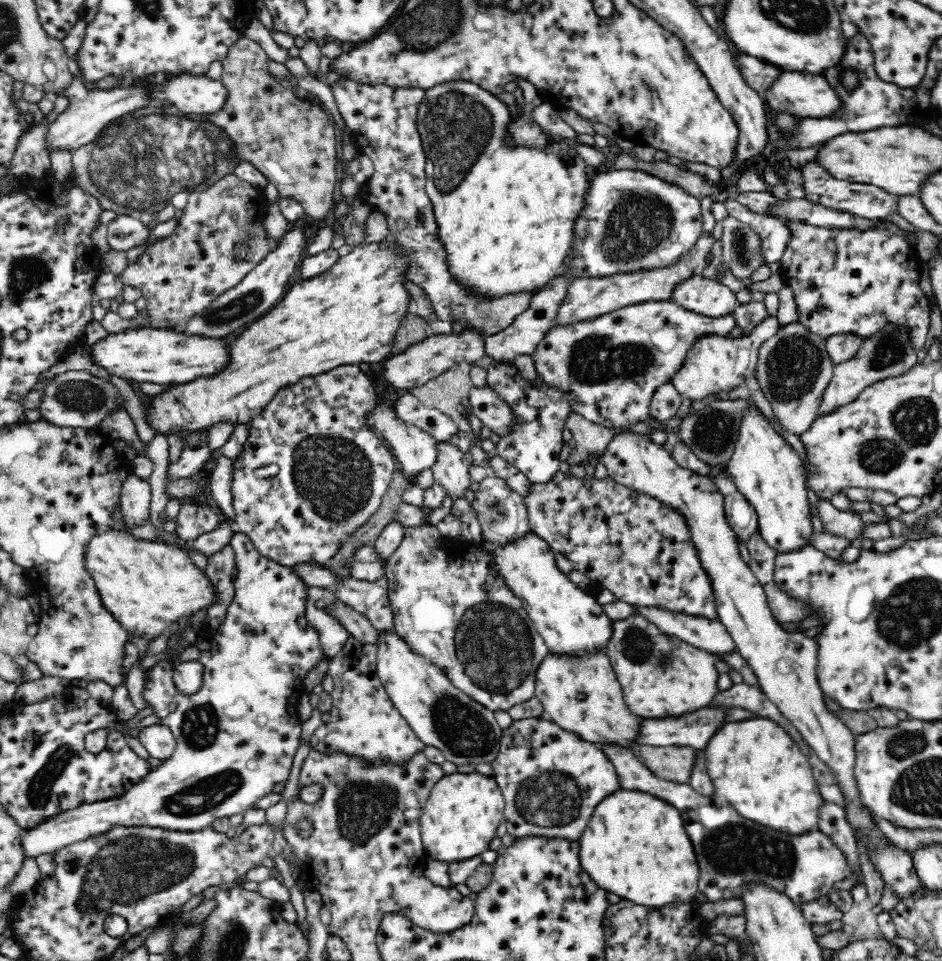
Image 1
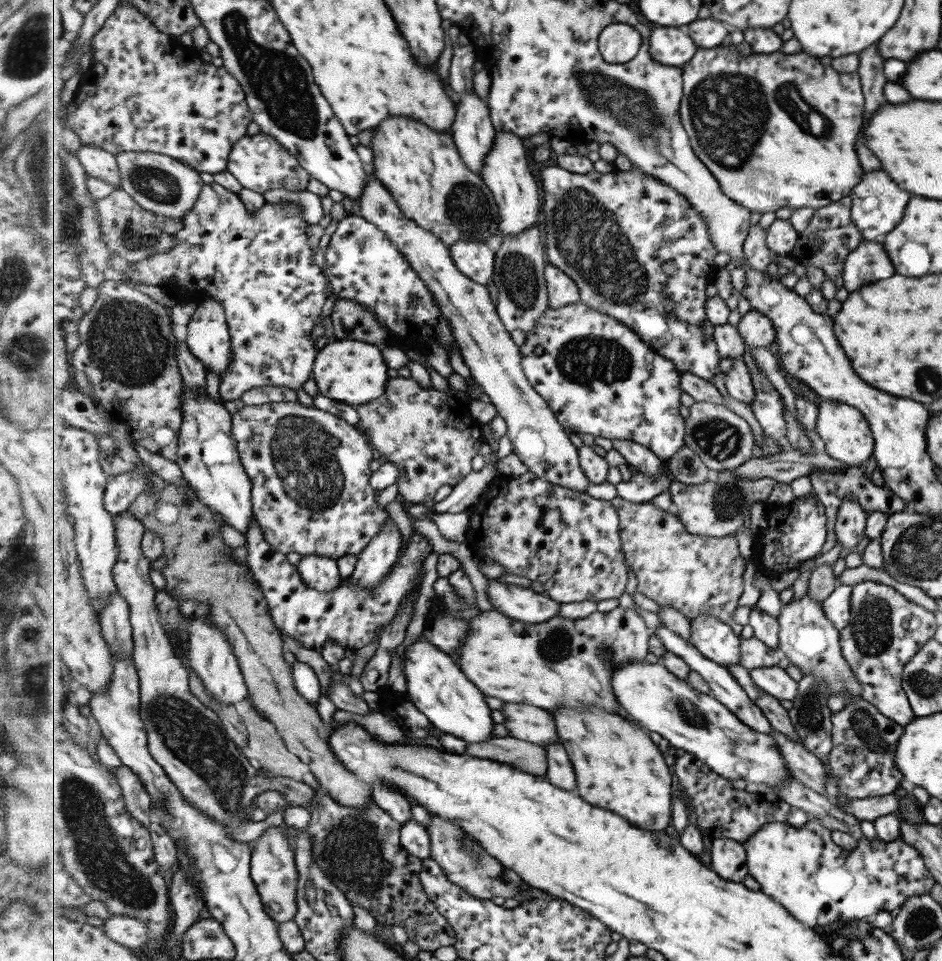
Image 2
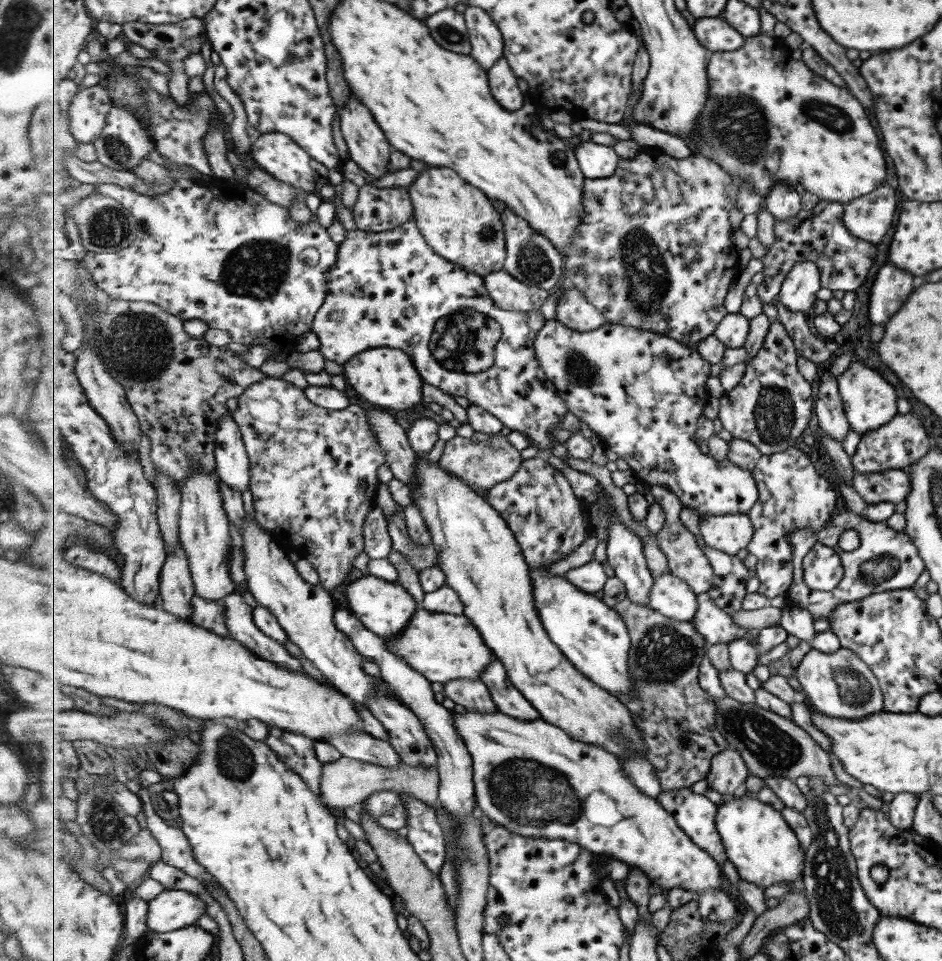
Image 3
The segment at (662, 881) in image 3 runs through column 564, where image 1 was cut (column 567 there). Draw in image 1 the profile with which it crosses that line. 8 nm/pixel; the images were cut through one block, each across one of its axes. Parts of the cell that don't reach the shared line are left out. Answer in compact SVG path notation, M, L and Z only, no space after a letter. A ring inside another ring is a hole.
M522 717L501 729L500 752L491 762L492 776L500 785L505 801L503 823L512 837L564 838L576 841L582 837L594 808L618 786L617 772L607 754L595 742L584 740L547 718Z

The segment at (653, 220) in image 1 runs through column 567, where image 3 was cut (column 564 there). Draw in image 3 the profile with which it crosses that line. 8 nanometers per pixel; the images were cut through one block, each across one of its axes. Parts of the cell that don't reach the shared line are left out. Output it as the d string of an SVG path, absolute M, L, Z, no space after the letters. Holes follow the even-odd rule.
M644 151L637 158L622 159L617 172L609 178L586 178L583 193L585 193L583 224L575 234L571 252L564 257L565 278L573 281L574 287L586 294L587 300L607 317L610 324L637 327L639 330L667 335L694 349L697 349L705 338L713 336L729 313L726 308L726 296L740 274L740 270L733 268L737 266L741 248L737 248L734 240L731 240L736 230L733 230L733 224L729 220L731 206L738 206L739 200L739 186L734 182L734 178L723 170L718 162L697 152L689 158L673 158L665 152Z

